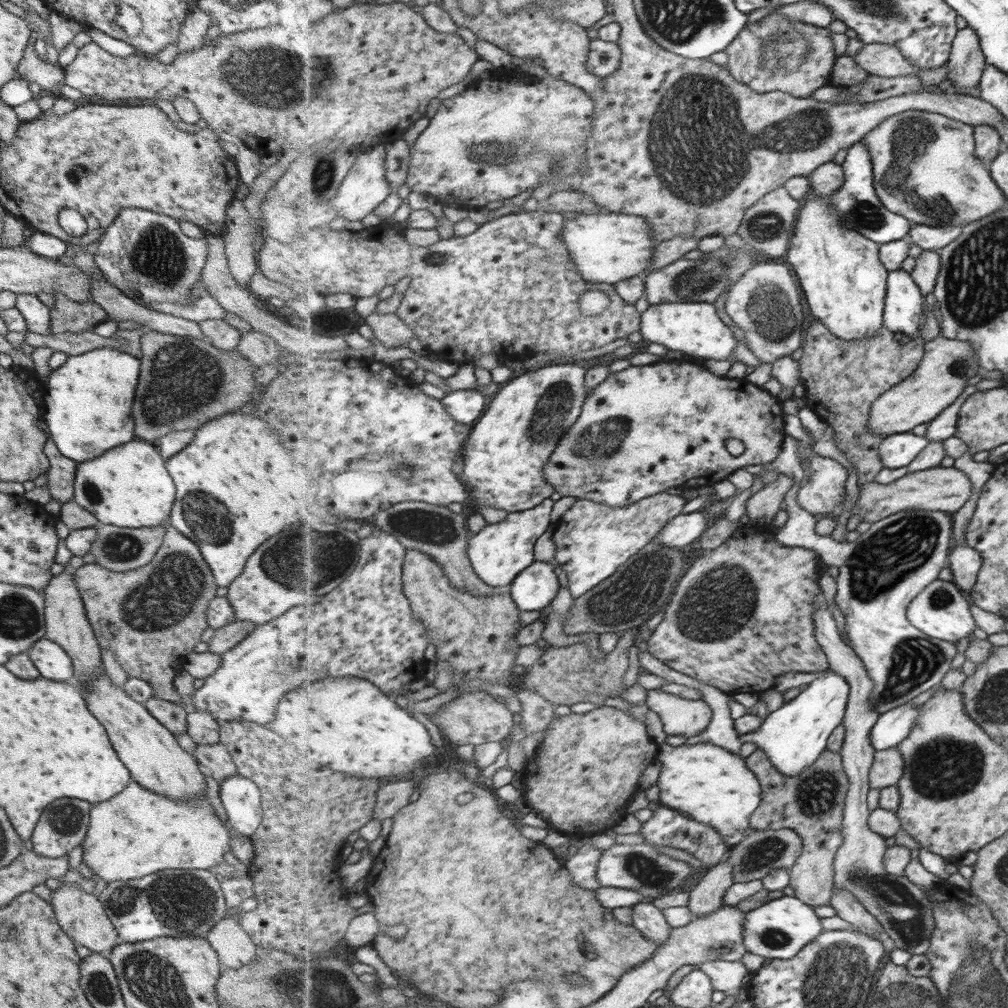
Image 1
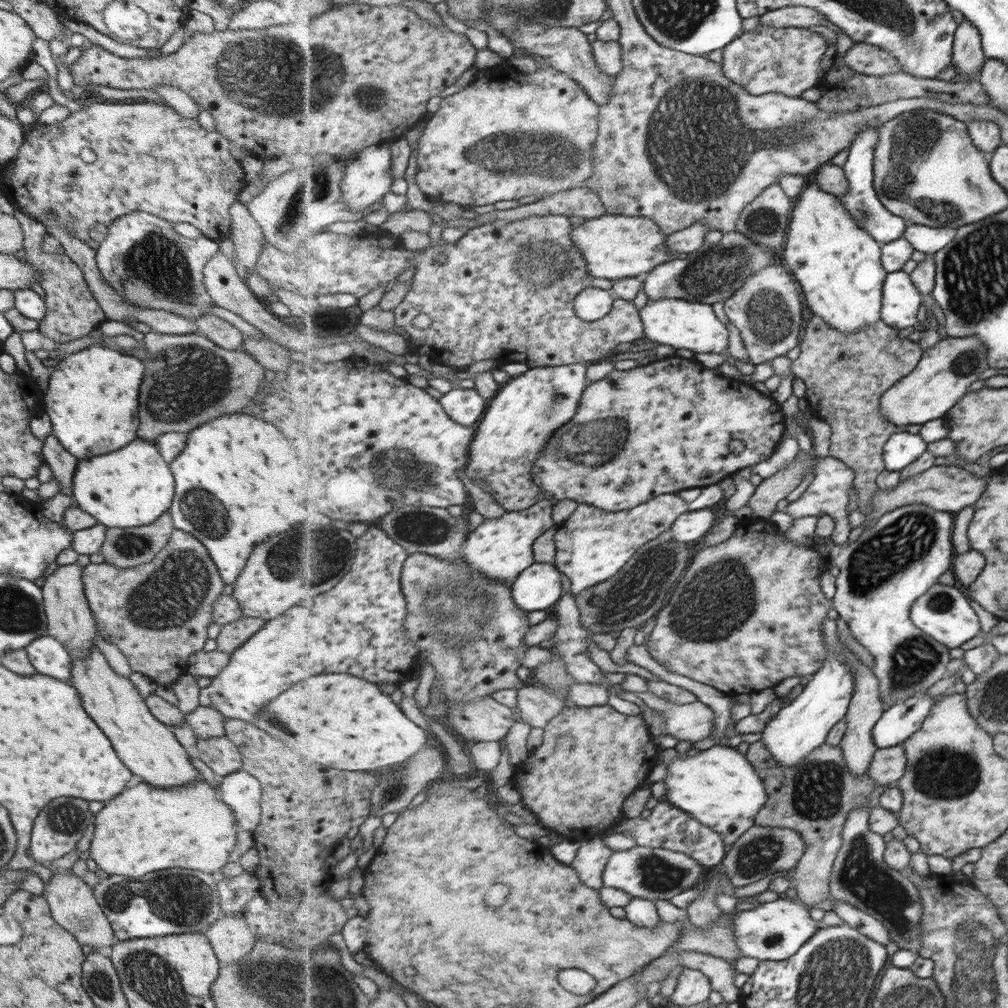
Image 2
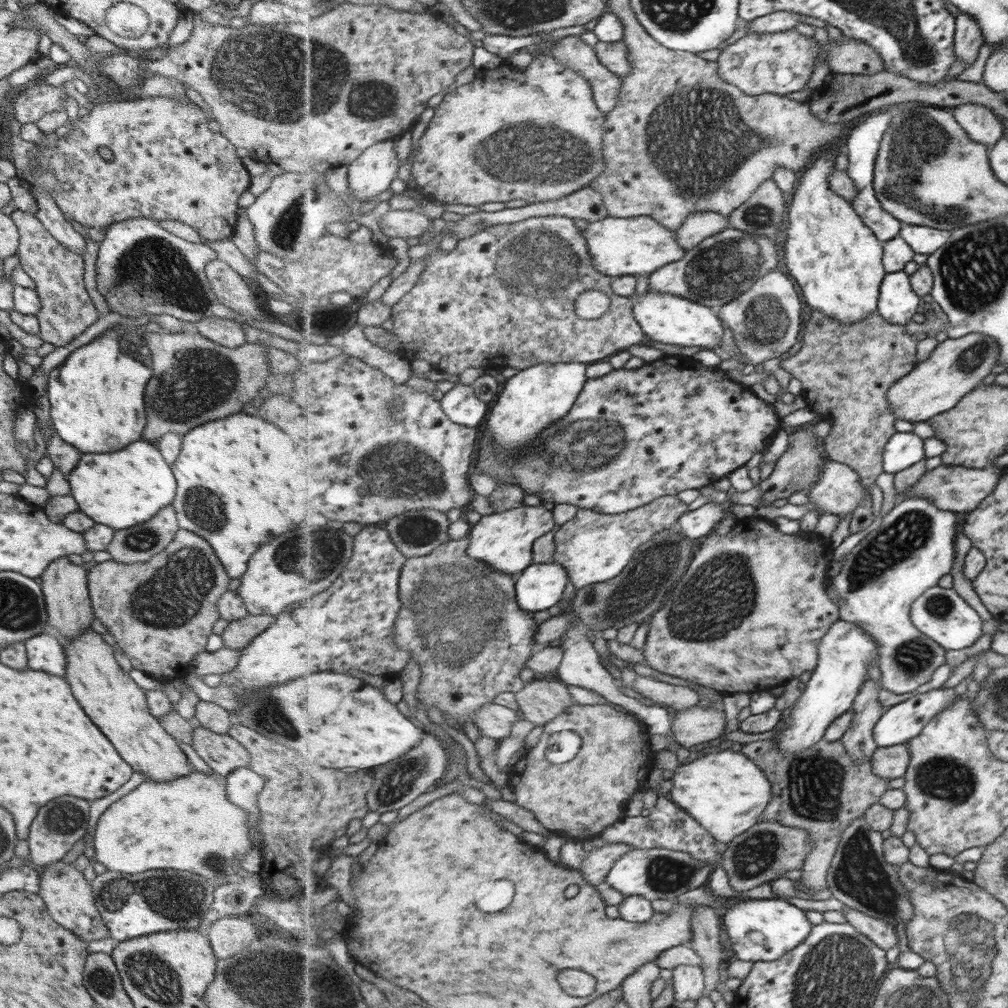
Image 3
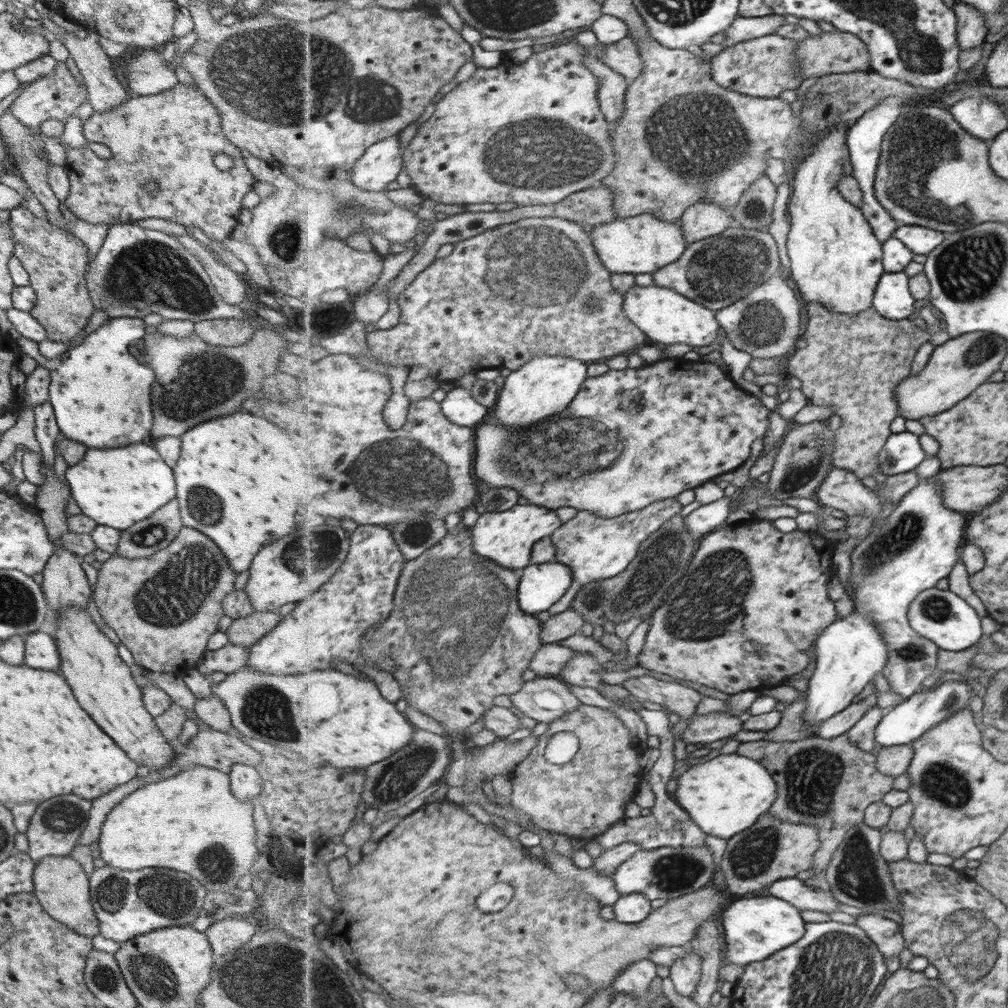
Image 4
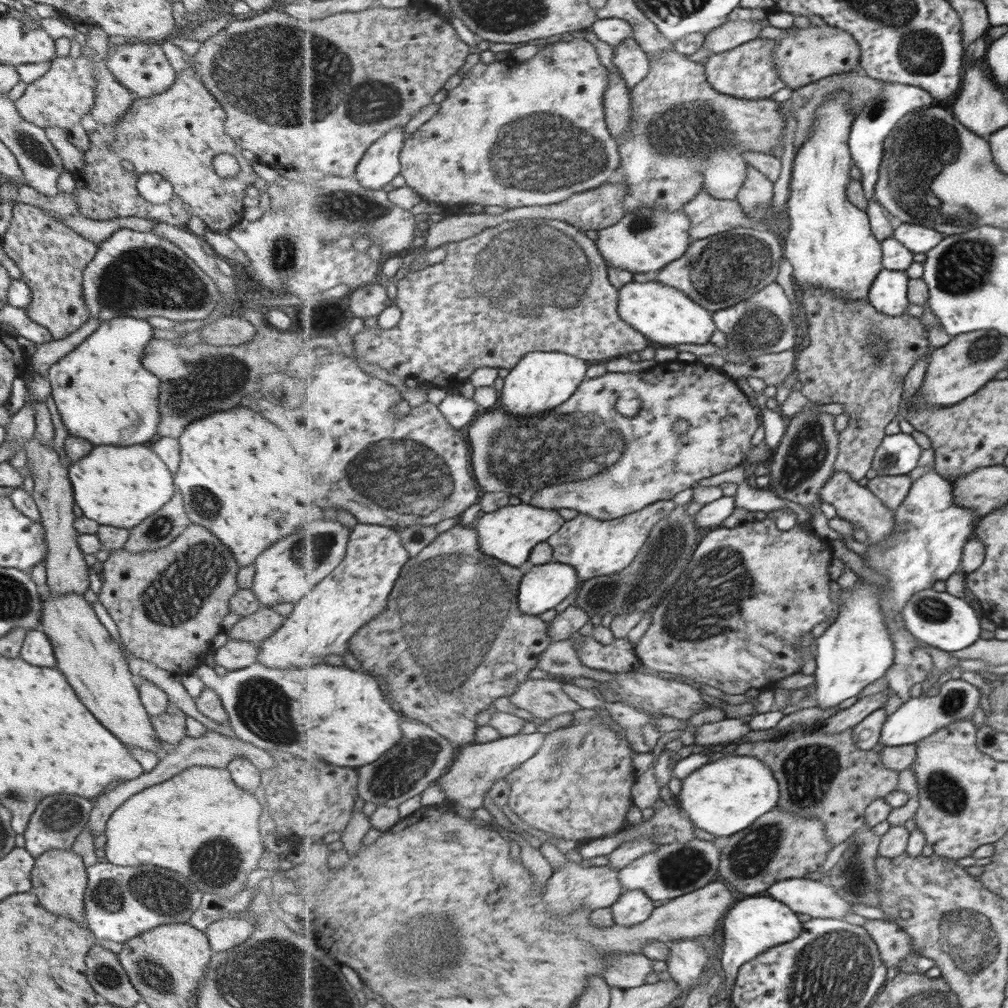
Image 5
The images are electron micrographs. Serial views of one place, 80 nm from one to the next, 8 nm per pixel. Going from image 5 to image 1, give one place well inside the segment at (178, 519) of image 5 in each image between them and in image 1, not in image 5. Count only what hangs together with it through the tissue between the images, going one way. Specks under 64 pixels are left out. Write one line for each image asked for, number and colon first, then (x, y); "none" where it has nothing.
1: (117, 549)
2: (122, 547)
3: (138, 543)
4: (141, 539)

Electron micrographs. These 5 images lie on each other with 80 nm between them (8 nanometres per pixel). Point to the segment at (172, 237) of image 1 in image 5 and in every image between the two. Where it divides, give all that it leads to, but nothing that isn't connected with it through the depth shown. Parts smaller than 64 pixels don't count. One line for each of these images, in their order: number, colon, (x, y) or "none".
2: (146, 262)
3: (140, 268)
4: (136, 271)
5: (137, 274)

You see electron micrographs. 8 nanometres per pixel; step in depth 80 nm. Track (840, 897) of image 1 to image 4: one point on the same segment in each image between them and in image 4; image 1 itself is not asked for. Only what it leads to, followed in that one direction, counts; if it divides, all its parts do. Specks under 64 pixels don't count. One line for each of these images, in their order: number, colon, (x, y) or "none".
2: (862, 921)
3: (879, 931)
4: (887, 933)

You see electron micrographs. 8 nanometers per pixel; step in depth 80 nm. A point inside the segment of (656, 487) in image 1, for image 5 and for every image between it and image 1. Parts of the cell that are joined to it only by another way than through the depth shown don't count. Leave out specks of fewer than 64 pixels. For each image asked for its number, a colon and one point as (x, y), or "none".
2: (666, 426)
3: (633, 436)
4: (630, 438)
5: (584, 455)

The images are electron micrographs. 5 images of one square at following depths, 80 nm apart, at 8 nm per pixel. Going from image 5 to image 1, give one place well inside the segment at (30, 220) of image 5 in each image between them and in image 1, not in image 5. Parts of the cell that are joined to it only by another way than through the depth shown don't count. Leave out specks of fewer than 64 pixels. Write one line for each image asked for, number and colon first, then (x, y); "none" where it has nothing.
1: (65, 316)
2: (71, 312)
3: (66, 311)
4: (55, 260)

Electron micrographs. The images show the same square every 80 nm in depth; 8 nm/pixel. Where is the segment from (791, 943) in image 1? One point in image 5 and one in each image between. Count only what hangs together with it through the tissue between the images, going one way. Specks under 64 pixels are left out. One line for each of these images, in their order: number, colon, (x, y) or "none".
2: (771, 931)
3: (759, 929)
4: (756, 928)
5: (753, 925)

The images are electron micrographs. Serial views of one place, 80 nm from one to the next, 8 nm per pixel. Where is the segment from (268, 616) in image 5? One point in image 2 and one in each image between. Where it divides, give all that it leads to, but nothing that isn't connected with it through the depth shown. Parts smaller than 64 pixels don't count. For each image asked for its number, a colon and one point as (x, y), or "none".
2: (231, 636)
3: (236, 635)
4: (245, 631)

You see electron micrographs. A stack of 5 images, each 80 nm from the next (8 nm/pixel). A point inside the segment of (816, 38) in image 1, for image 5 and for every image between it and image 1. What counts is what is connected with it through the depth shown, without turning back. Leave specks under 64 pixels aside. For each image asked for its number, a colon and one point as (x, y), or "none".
2: (766, 60)
3: (781, 62)
4: (766, 66)
5: (748, 71)

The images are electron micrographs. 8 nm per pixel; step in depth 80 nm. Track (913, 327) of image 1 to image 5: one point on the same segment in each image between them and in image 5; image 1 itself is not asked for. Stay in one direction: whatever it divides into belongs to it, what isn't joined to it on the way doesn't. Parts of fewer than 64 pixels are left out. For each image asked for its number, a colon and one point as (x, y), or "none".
2: (901, 298)
3: (898, 302)
4: (893, 300)
5: (889, 294)

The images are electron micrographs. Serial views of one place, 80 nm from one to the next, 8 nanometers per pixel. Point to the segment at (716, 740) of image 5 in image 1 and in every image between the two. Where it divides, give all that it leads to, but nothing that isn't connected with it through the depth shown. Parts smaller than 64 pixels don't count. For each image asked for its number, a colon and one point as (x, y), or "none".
1: (680, 716)
2: (694, 722)
3: (692, 727)
4: (703, 729)

